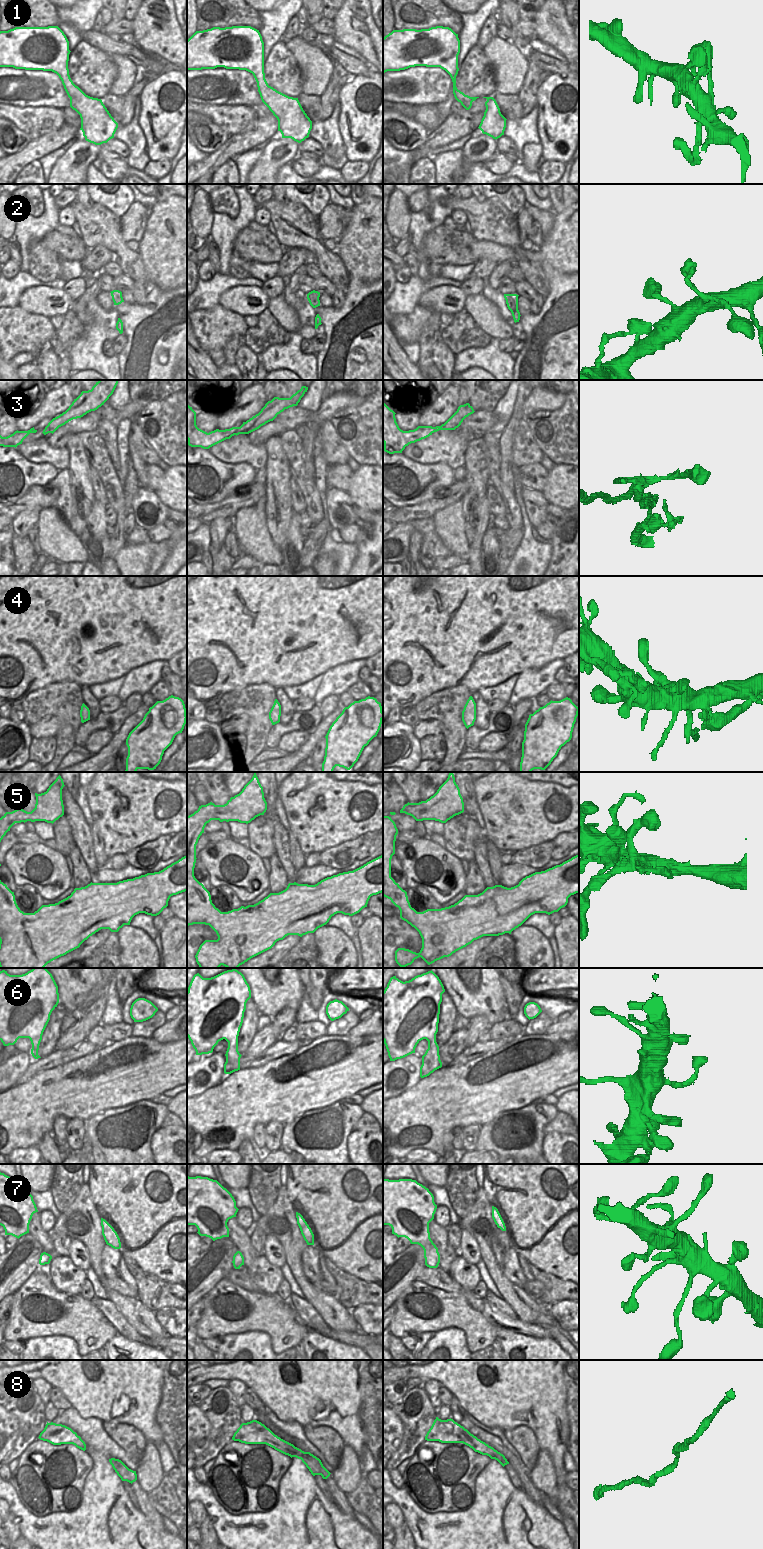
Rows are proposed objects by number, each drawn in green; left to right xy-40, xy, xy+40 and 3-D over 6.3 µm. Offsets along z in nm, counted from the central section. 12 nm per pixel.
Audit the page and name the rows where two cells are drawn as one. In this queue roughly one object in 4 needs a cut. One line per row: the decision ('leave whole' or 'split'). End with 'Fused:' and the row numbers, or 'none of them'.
1: leave whole
2: split
3: split
4: leave whole
5: leave whole
6: leave whole
7: leave whole
8: leave whole
Fused: 2, 3

